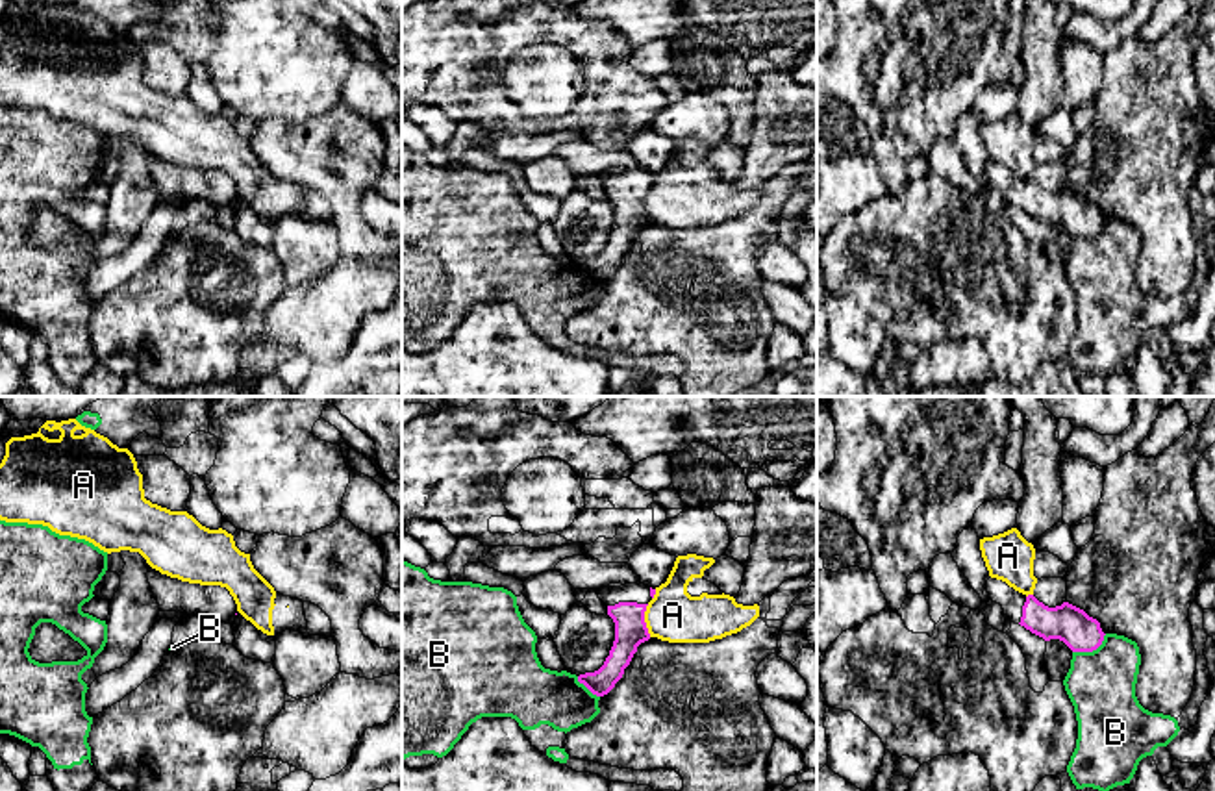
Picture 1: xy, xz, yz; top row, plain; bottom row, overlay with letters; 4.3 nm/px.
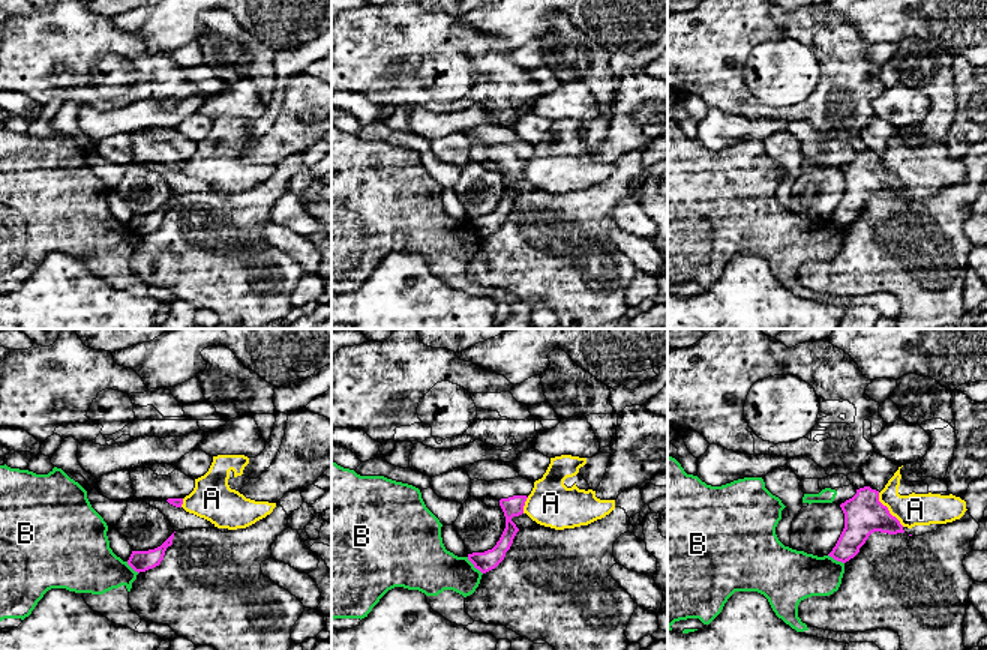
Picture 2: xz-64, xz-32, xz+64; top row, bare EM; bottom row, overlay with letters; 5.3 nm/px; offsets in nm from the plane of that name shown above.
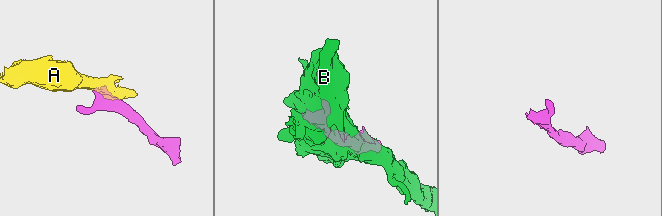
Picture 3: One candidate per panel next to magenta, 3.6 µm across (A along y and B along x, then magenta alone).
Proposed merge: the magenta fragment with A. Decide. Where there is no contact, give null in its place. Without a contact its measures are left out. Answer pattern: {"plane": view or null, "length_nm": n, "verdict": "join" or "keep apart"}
{"plane": "xz", "length_nm": 140, "verdict": "keep apart"}

